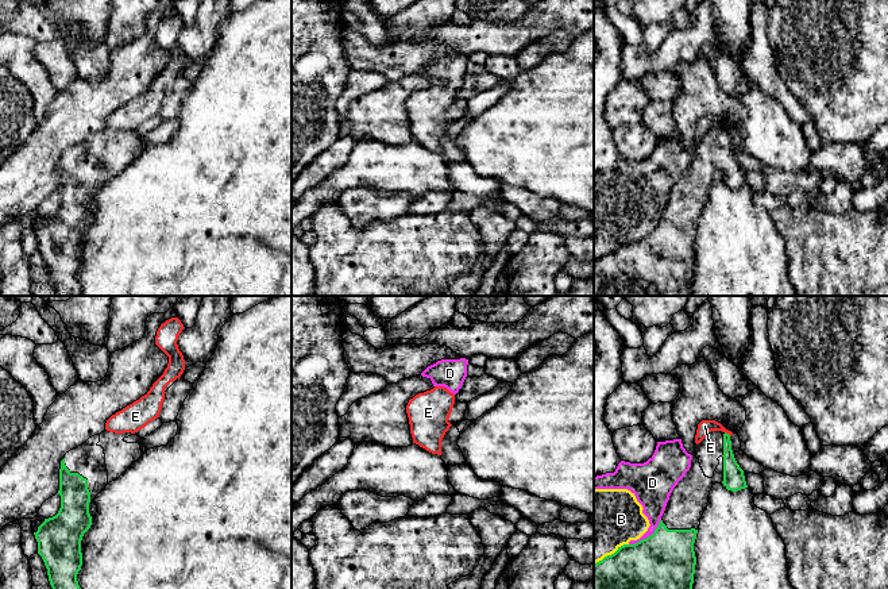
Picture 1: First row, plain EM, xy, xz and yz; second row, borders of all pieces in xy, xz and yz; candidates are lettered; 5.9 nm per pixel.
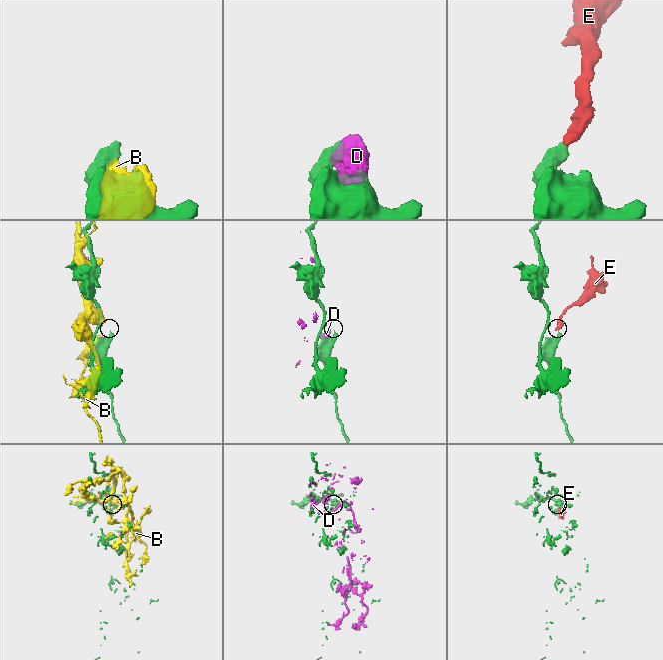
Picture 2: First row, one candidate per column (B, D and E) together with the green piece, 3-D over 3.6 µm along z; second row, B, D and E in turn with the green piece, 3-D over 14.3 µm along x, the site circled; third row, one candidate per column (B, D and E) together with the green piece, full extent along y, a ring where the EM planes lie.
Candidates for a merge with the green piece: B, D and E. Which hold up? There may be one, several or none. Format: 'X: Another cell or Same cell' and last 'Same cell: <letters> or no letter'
B: Another cell
D: Another cell
E: Another cell
Same cell: no letter

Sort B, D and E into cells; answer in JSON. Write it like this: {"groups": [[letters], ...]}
{"groups": [["B", "D", "E"]]}

